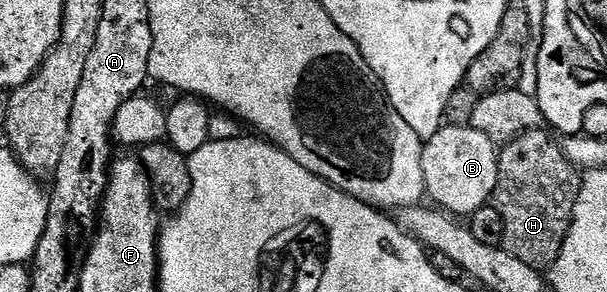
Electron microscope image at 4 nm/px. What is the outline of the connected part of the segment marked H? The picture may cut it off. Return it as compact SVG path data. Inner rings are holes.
M542 128L526 130L498 150L498 179L492 199L502 218L502 249L540 272L553 266L560 256L582 187L579 167L570 163L553 137Z

